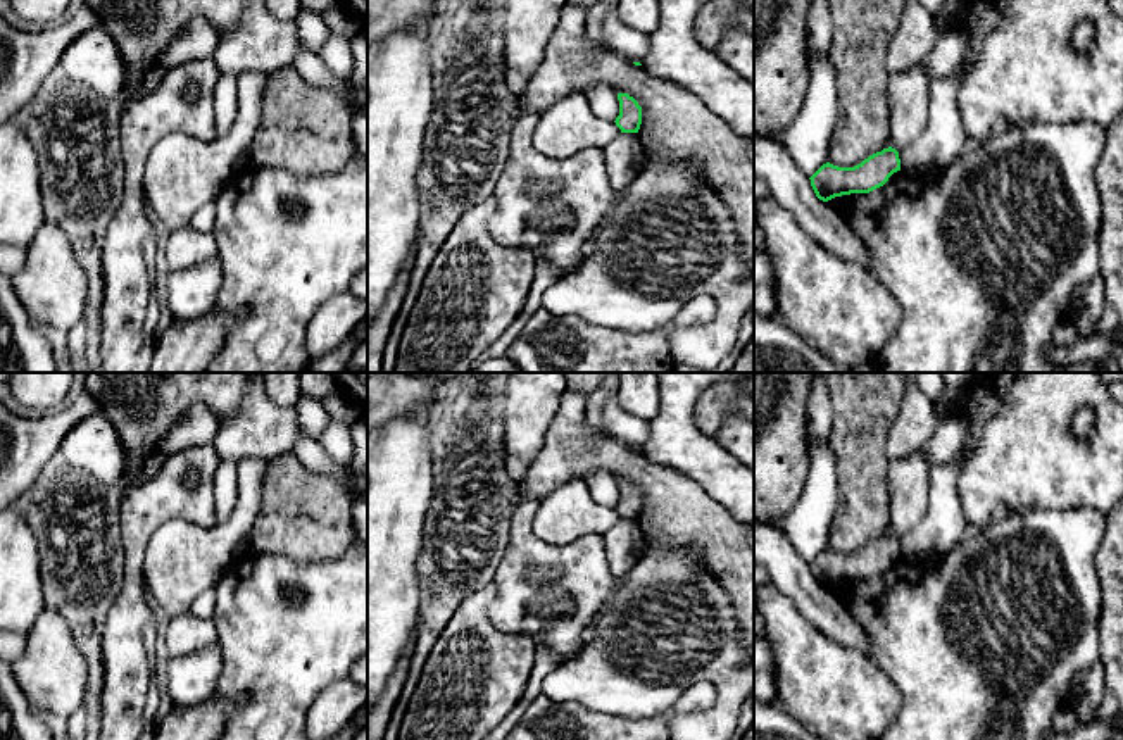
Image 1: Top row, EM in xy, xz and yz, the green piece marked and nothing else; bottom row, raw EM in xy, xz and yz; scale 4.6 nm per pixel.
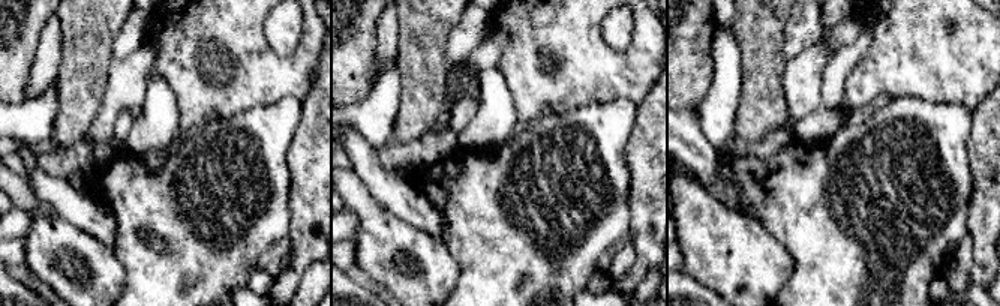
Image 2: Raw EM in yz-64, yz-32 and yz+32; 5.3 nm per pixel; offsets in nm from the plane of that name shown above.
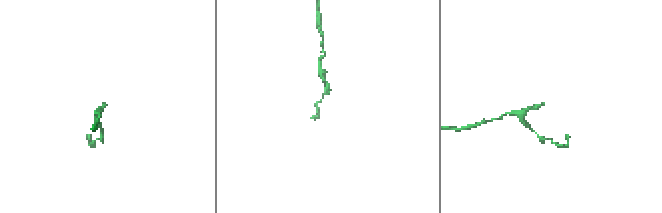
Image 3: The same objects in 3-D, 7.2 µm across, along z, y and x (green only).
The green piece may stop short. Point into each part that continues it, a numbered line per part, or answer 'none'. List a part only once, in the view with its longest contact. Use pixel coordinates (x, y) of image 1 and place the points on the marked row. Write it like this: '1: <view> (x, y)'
none

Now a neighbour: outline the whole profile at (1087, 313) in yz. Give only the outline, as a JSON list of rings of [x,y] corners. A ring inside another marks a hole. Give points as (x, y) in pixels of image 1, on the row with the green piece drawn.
[[[1097,276],[1083,293],[1078,305],[1071,310],[1070,319],[1073,321],[1078,336],[1090,338],[1094,336],[1097,321],[1104,310],[1104,283]]]

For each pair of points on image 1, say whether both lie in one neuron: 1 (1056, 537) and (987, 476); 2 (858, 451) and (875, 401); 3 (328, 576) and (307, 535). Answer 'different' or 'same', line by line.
1: different
2: same
3: different

